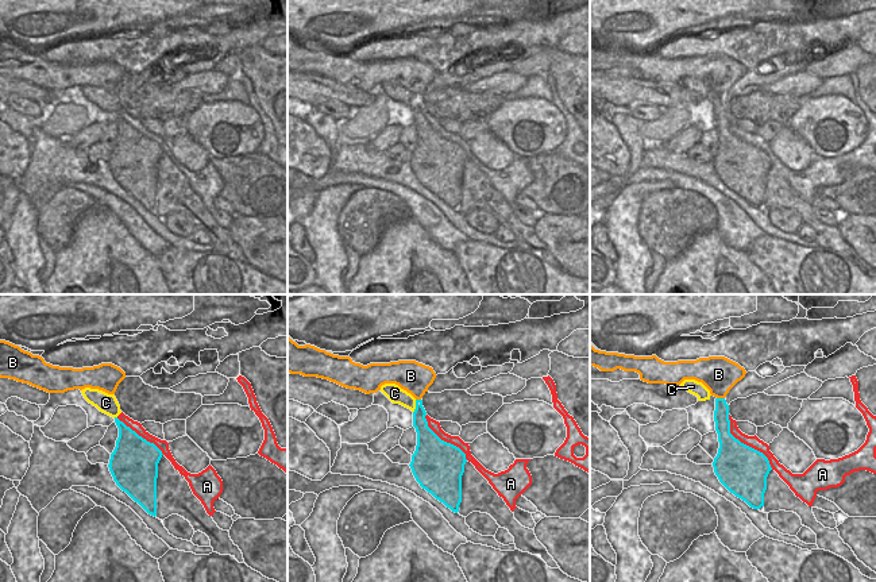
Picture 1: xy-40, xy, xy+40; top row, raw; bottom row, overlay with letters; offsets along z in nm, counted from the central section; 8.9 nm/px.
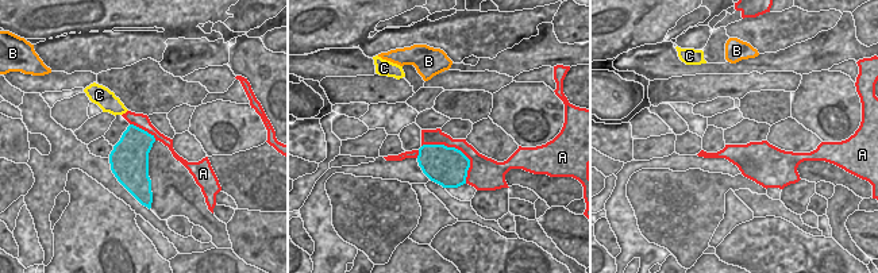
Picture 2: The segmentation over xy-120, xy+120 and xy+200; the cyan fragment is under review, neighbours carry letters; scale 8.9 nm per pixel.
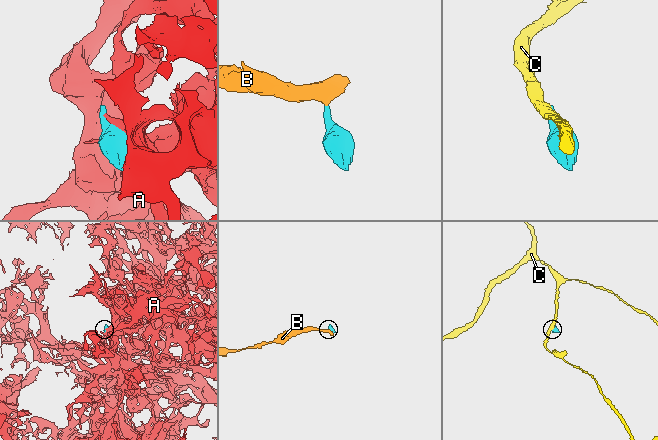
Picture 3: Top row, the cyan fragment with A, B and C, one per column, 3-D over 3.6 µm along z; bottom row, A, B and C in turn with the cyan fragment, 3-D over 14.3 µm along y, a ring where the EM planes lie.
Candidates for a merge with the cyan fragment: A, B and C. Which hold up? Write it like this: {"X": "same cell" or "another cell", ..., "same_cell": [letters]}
{"A": "another cell", "B": "same cell", "C": "another cell", "same_cell": ["B"]}

